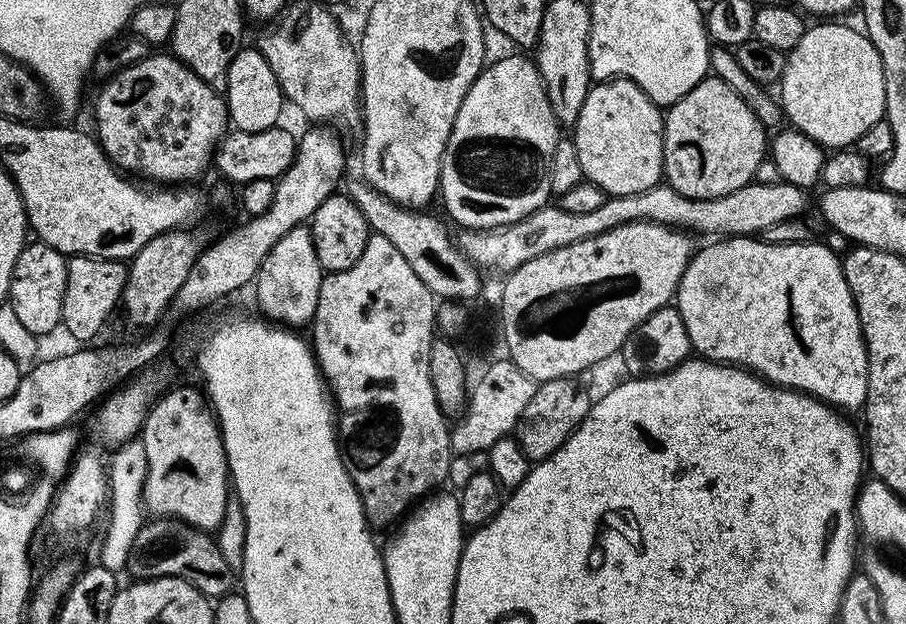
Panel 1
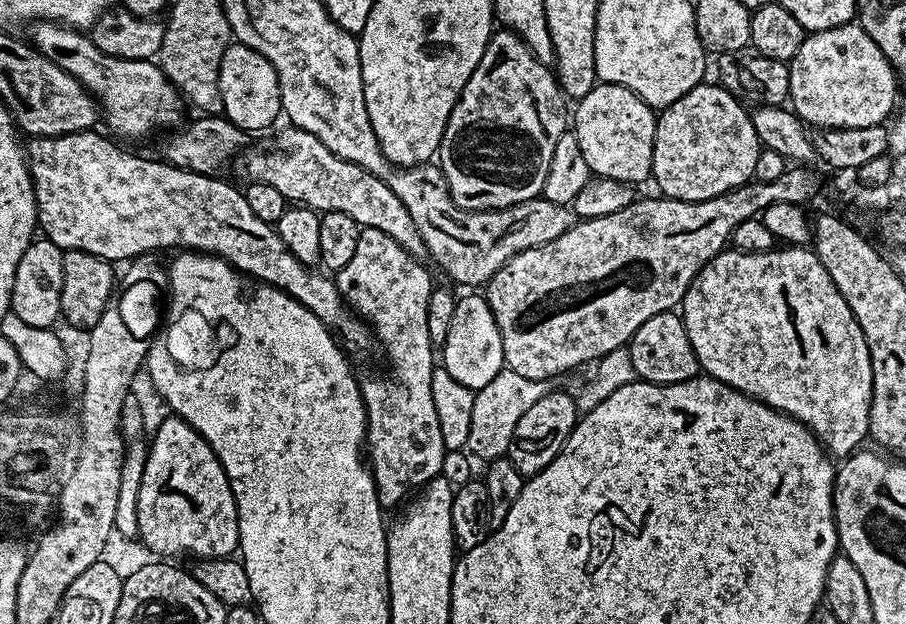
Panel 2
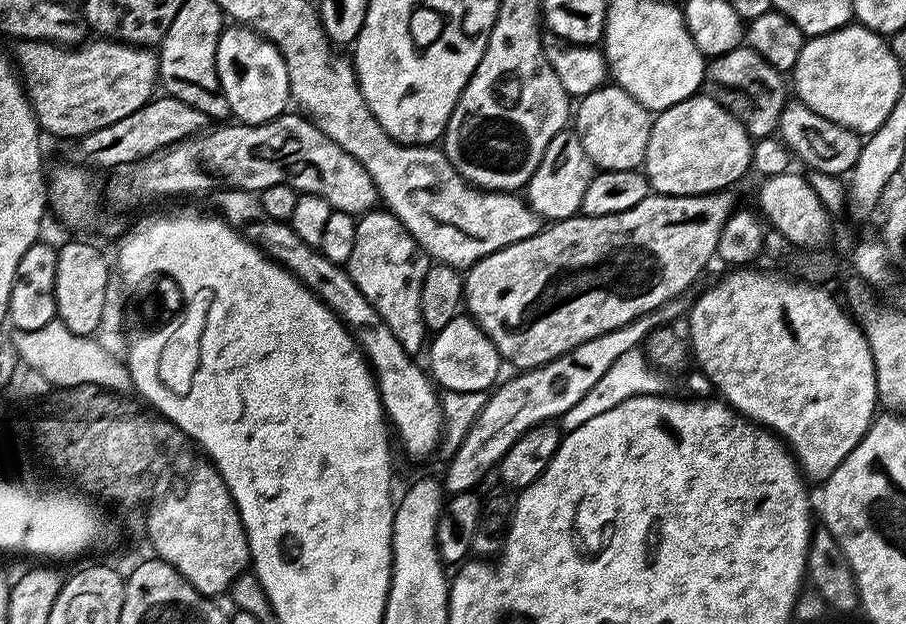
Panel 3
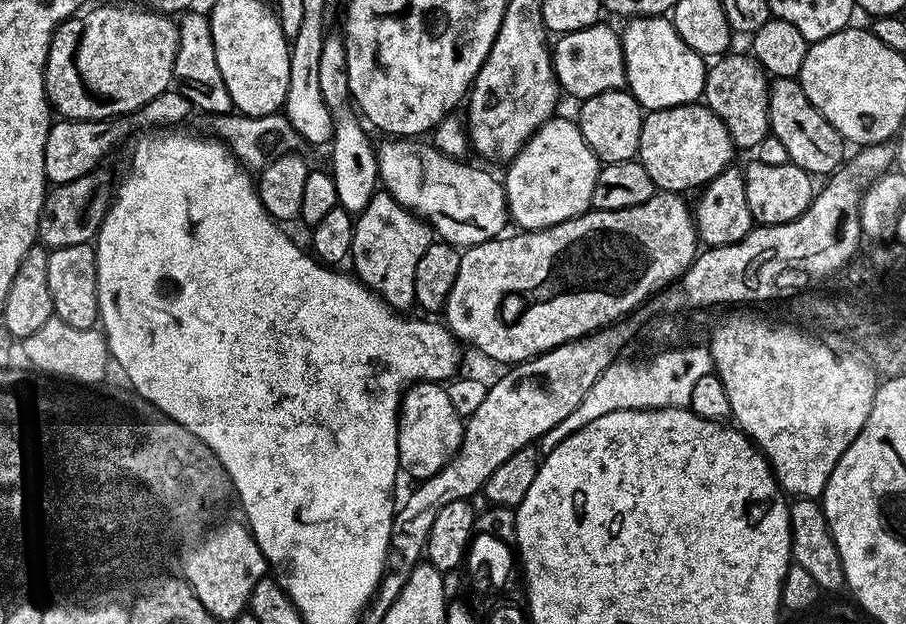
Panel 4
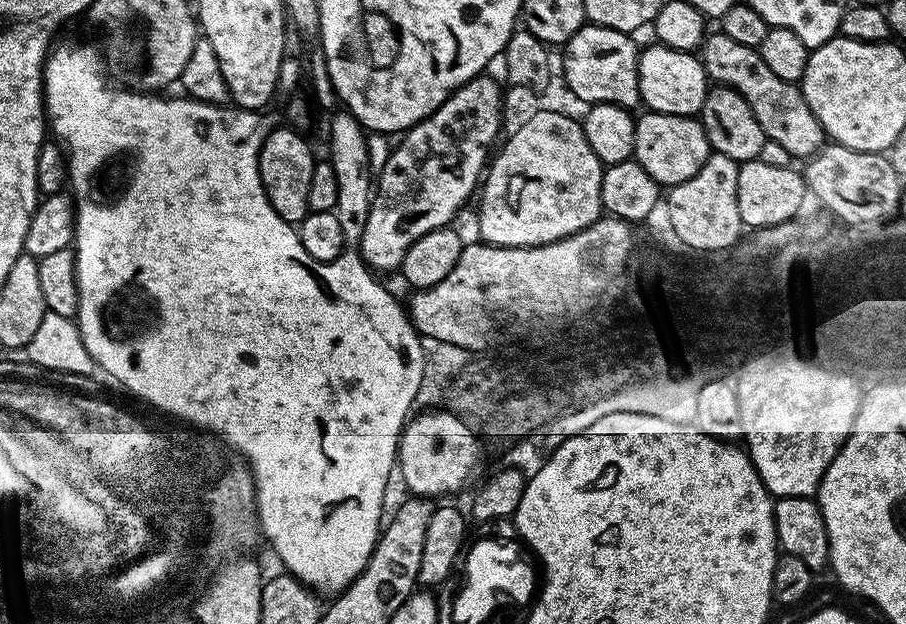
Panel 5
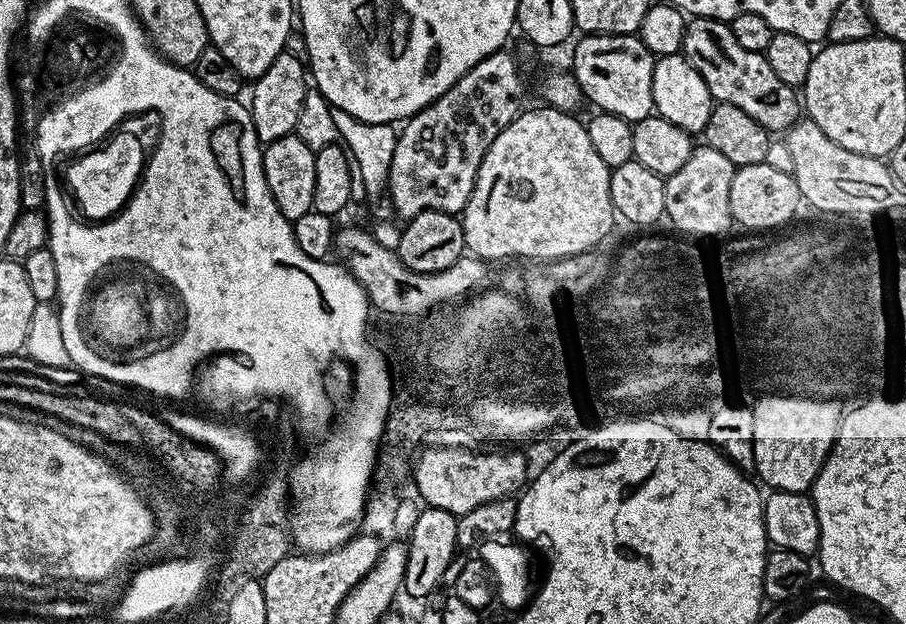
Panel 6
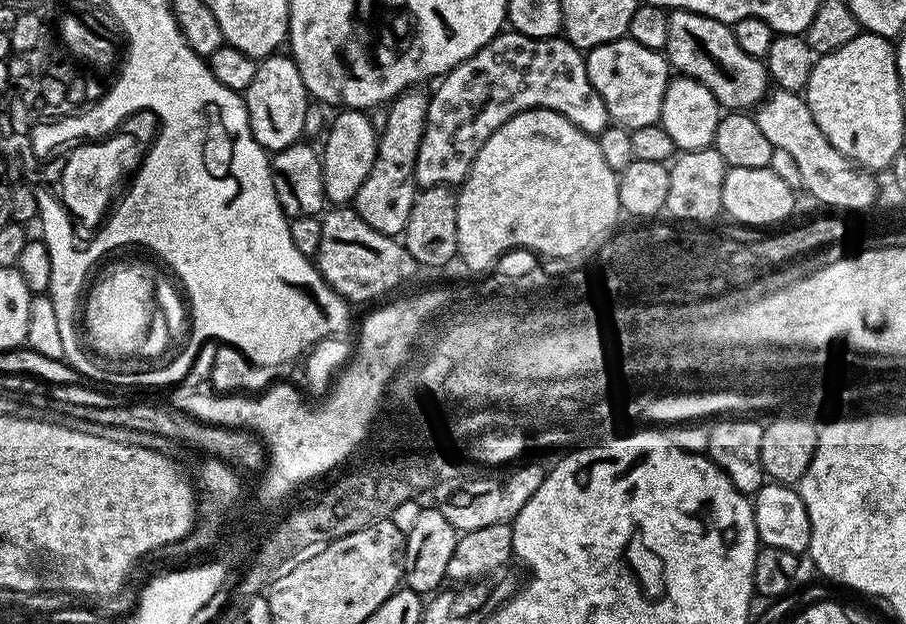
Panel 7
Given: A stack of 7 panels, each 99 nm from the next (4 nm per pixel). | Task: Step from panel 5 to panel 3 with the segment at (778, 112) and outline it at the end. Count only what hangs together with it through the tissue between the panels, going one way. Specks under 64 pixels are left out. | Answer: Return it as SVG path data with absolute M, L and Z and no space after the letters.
M799 98L789 99L784 105L778 135L793 157L797 161L802 160L807 169L838 177L851 173L864 145L861 133L850 130L838 122L830 122L830 118L822 118L822 114L810 110L810 106L803 104Z

